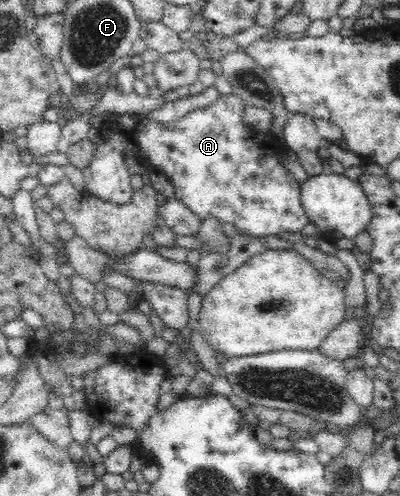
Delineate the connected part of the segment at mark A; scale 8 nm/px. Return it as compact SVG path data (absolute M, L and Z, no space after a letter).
M232 93L222 94L203 109L187 113L168 125L156 124L144 114L113 114L100 127L102 145L95 150L92 161L83 169L86 190L96 198L112 203L128 203L133 195L130 175L124 155L133 155L150 170L164 173L174 187L175 199L178 199L201 220L213 217L224 223L232 223L244 236L261 237L277 235L280 231L296 233L309 221L300 198L301 181L282 165L289 150L280 145L270 132L264 134L244 122L246 103Z

